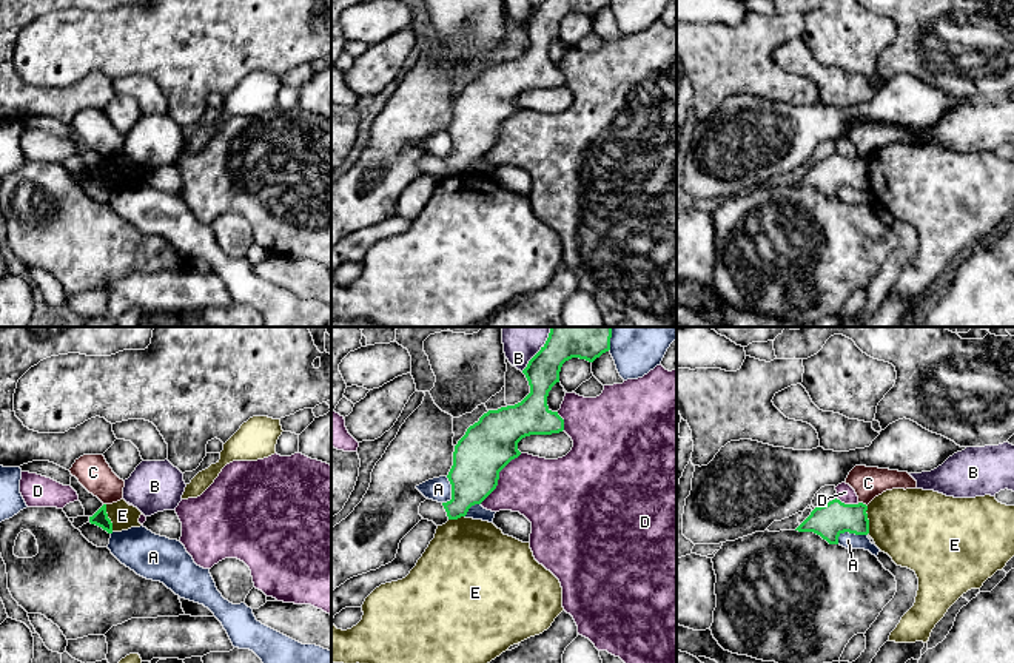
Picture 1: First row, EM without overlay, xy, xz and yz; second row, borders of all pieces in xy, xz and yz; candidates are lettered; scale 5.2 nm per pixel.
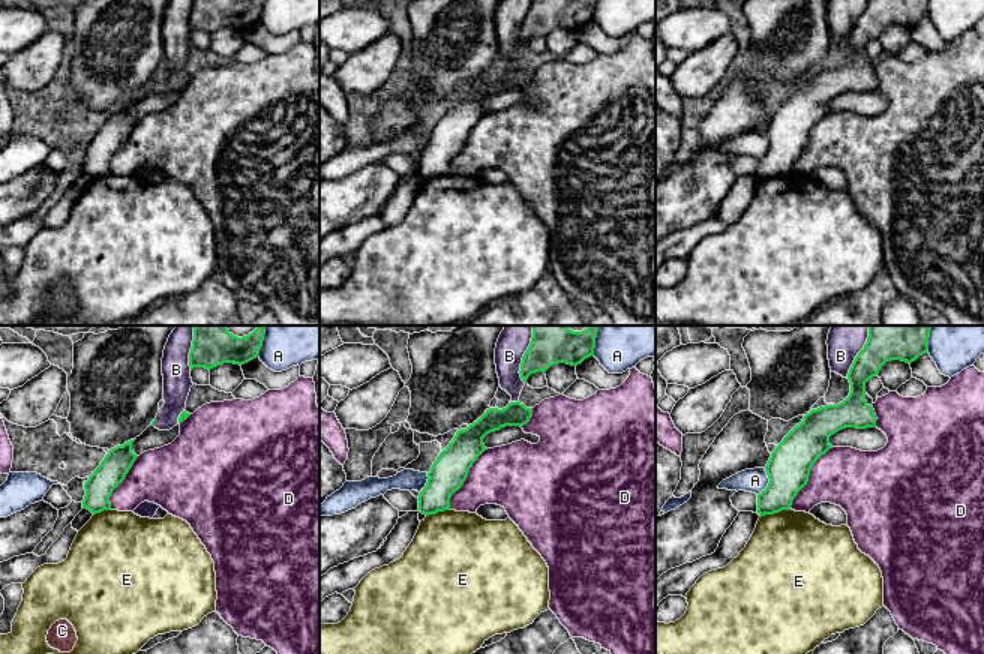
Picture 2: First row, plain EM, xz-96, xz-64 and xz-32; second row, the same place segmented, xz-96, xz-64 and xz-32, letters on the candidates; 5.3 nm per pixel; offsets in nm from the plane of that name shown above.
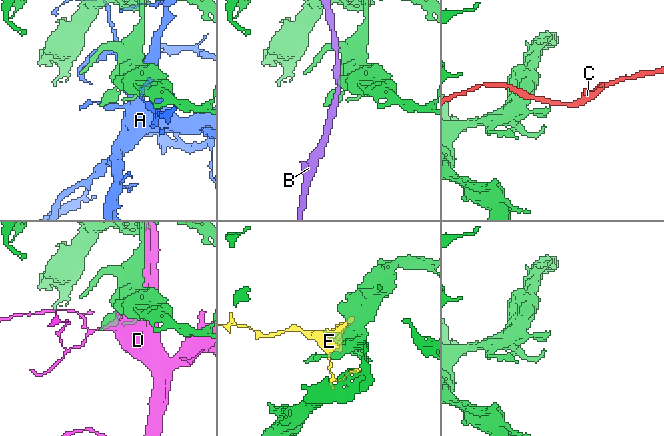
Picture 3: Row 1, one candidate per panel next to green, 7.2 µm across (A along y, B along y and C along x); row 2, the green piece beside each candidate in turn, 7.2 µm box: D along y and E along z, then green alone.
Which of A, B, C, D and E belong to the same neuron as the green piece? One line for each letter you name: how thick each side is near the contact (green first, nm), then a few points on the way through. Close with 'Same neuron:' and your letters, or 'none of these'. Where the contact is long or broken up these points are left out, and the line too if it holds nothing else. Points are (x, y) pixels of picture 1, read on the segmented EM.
Same neuron: none of these

